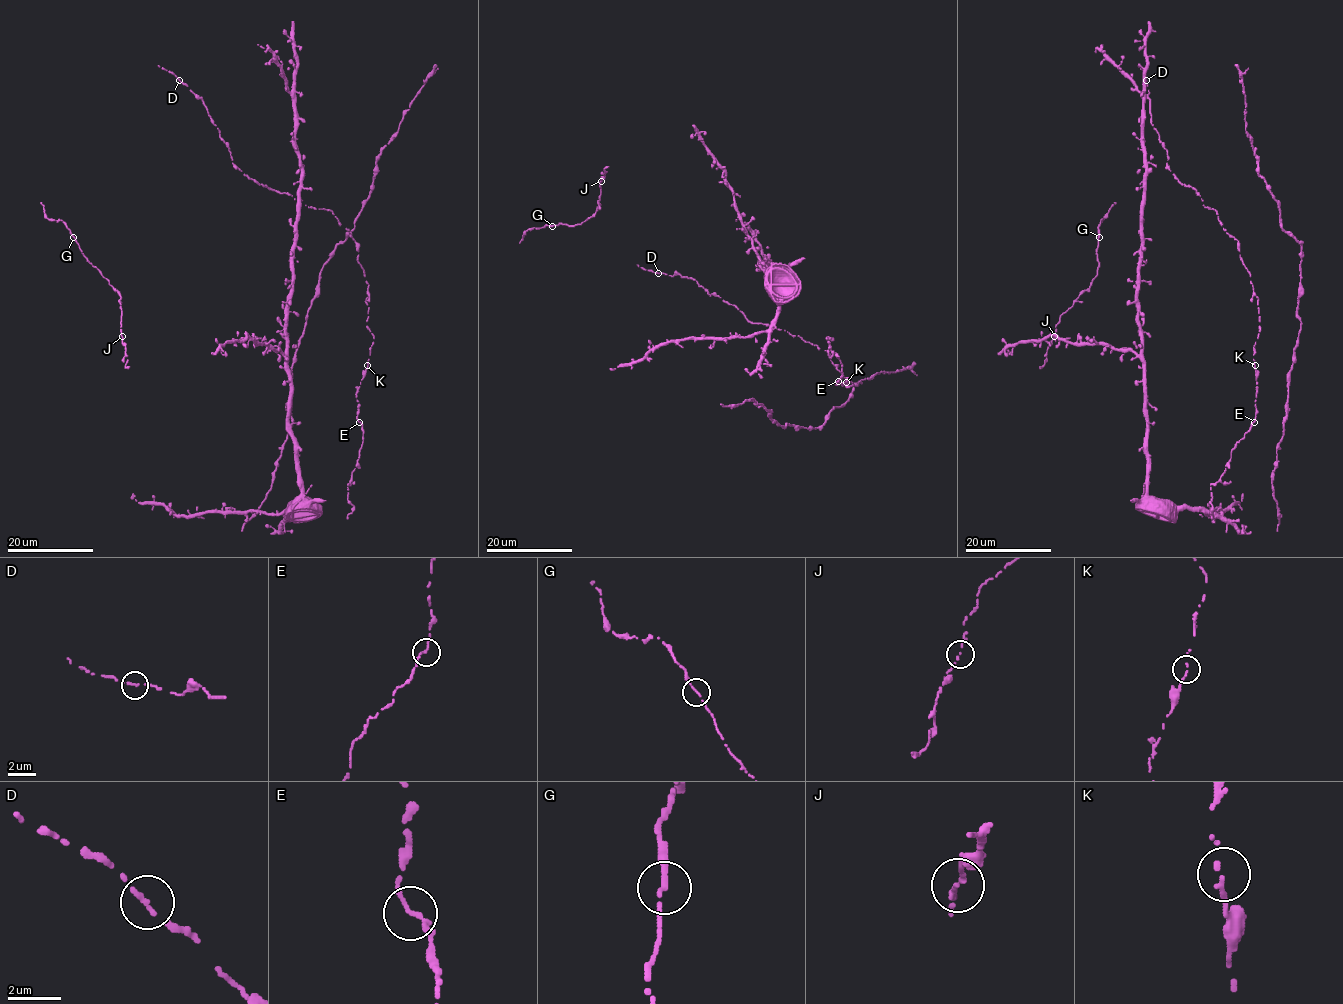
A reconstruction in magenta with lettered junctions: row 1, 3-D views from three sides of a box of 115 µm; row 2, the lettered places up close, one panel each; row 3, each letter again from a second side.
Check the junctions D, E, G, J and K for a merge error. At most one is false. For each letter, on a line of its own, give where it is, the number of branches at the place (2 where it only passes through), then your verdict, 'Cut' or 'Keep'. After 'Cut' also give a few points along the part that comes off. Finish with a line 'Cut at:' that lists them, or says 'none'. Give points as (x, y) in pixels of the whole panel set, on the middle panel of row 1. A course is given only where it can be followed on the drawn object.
D: Place: (658, 273). Branches: 2. Keep
E: Place: (838, 381). Branches: 2. Keep
G: Place: (552, 226). Branches: 2. Keep
J: Place: (601, 181). Branches: 2. Keep
K: Place: (846, 382). Branches: 2. Keep
Cut at: none

